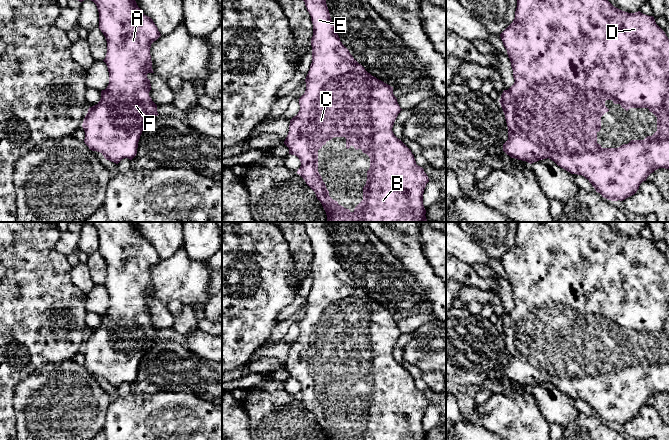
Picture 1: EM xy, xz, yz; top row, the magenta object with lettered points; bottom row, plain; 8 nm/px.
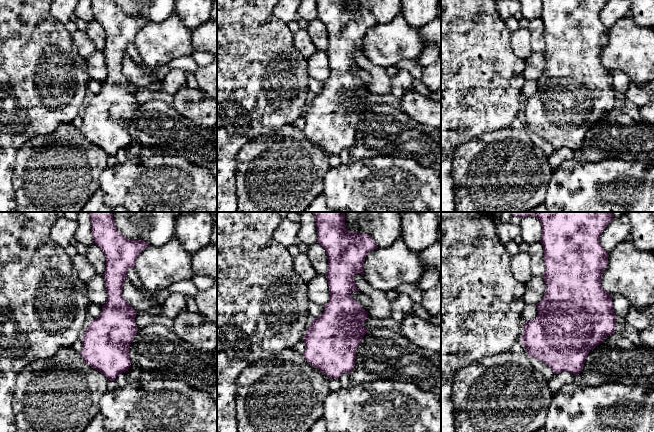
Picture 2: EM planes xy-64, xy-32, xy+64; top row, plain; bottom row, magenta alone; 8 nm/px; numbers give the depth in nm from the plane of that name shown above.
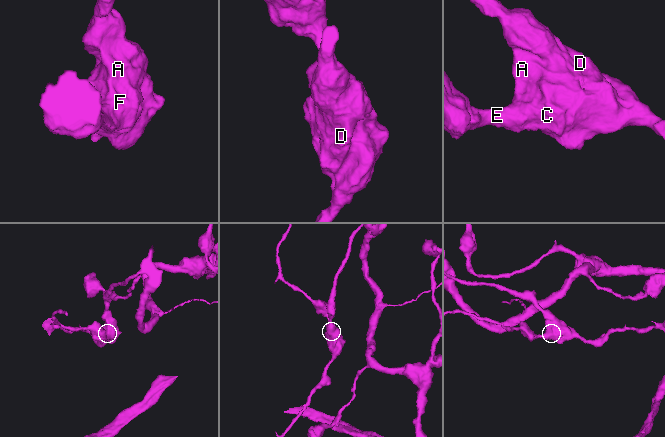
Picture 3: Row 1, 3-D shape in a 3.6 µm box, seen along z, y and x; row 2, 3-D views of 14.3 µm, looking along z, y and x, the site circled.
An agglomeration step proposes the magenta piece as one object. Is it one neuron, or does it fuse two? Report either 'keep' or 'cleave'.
keep

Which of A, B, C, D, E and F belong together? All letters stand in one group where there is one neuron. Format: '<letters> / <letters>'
A B C D E F

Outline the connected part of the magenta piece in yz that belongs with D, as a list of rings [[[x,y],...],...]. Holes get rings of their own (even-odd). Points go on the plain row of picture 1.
[[[517,222],[517,232],[513,246],[500,258],[513,294],[514,308],[504,314],[499,324],[503,333],[507,351],[508,364],[503,368],[503,375],[511,382],[530,388],[543,383],[551,383],[558,390],[571,398],[582,399],[602,421],[611,425],[623,425],[634,419],[640,408],[659,392],[669,393],[669,263],[656,248],[653,240],[640,235],[628,237],[614,231],[606,222]],[[606,324],[620,328],[628,335],[630,332],[648,332],[657,341],[657,355],[644,364],[631,364],[618,372],[602,372],[597,367],[597,357],[601,353],[601,341],[609,335]]]

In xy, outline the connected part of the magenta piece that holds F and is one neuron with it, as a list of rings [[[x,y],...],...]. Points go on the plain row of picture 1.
[[[68,222],[80,226],[93,225],[99,236],[99,253],[107,265],[103,284],[109,296],[109,308],[101,315],[100,325],[89,331],[82,351],[85,368],[100,376],[106,384],[118,388],[122,383],[132,384],[137,378],[142,355],[158,338],[157,329],[149,320],[151,314],[148,297],[154,297],[150,279],[151,268],[160,260],[153,244],[138,231],[134,222]]]

